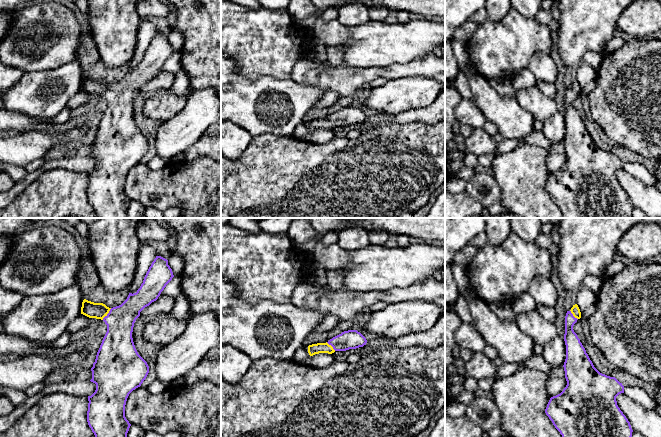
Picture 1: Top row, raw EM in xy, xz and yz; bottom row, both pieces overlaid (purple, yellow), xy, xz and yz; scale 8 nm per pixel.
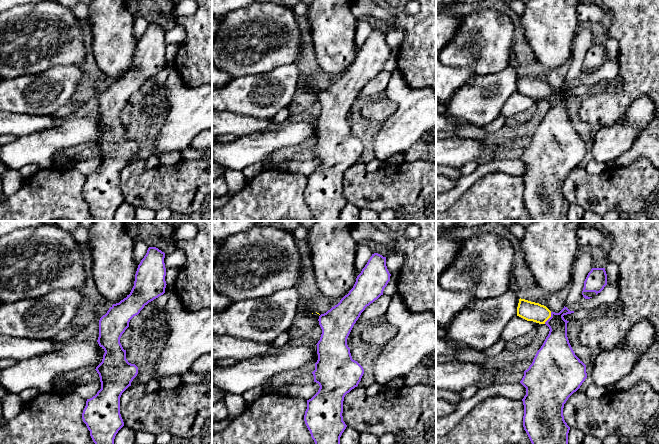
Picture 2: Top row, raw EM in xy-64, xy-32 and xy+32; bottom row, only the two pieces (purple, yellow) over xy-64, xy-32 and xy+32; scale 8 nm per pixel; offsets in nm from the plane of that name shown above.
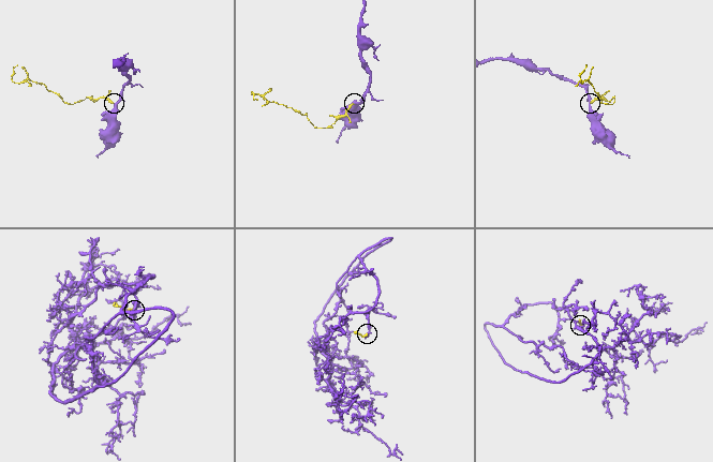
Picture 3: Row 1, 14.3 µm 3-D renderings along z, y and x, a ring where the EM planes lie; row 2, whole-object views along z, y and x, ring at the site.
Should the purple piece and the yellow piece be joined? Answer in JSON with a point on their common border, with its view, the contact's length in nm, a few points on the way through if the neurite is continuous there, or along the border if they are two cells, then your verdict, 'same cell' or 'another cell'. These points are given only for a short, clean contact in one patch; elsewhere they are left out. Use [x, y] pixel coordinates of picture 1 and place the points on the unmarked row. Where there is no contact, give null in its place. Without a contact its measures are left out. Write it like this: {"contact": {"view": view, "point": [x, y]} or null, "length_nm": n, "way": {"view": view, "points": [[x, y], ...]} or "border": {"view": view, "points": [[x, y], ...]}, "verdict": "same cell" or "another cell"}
{"contact": {"view": "xy", "point": [107, 90]}, "length_nm": 120, "way": {"view": "xy", "points": [[117, 119], [117, 100], [107, 90], [90, 85]]}, "verdict": "same cell"}

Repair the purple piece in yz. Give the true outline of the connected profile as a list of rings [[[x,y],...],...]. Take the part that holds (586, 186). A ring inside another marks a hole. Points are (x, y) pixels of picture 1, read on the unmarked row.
[[[575,80],[565,92],[566,135],[563,143],[567,161],[560,170],[550,174],[545,189],[562,211],[563,218],[632,218],[630,198],[616,177],[616,173],[624,169],[624,162],[615,153],[602,150],[594,143],[573,106],[580,94],[580,85]]]

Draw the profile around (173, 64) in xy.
[[[174,52],[161,68],[159,74],[171,73],[176,74],[181,69],[181,52]]]

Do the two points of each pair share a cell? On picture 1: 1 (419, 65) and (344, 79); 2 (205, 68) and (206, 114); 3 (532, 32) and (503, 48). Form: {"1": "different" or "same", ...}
{"1": "same", "2": "different", "3": "same"}

